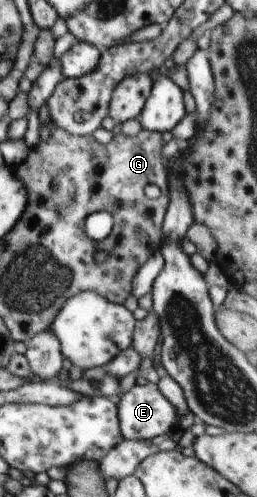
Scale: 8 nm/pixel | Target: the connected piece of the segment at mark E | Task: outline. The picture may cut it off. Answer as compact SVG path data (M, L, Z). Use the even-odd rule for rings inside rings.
M148 383L145 386L134 385L127 393L120 396L118 420L121 435L126 440L152 440L157 436L168 434L176 427L178 420L177 410L159 391L157 384Z

